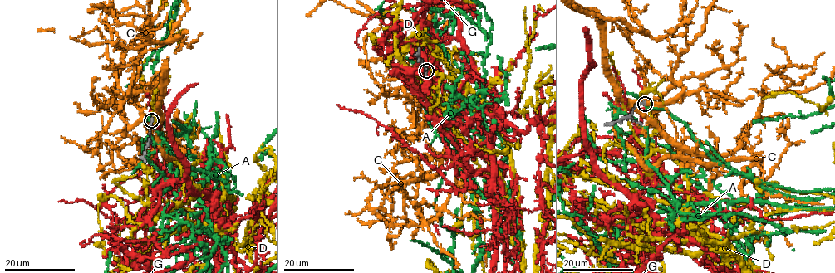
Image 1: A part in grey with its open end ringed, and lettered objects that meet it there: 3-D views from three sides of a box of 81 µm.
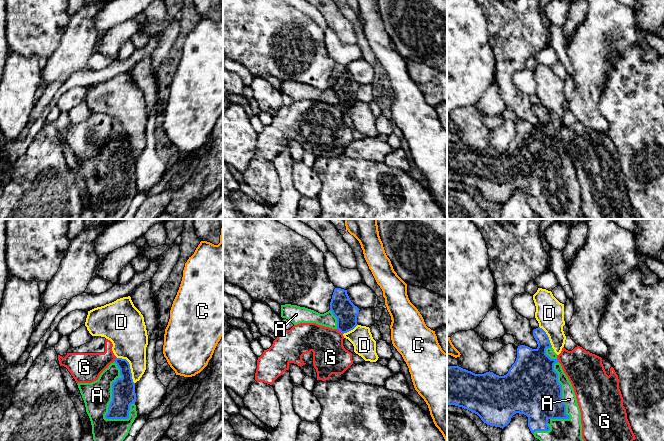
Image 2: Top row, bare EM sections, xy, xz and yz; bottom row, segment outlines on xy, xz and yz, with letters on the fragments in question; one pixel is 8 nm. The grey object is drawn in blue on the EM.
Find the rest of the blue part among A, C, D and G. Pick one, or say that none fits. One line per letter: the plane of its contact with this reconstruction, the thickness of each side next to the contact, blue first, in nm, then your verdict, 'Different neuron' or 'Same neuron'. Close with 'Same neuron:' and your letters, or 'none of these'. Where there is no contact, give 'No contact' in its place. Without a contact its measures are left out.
A: Touches blue in xy. Thickness 190 nm (blue) against 220 nm. Same neuron
C: No contact. Different neuron
D: Touches blue in xy. Thickness 190 nm (blue) against 300 nm. Different neuron
G: Touches blue in xz. Thickness 180 nm (blue) against 280 nm. Different neuron
Same neuron: A

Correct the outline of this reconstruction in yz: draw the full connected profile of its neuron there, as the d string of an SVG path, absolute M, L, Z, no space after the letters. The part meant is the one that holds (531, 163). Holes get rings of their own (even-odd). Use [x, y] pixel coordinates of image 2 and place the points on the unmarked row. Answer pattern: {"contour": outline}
{"contour": "M538 103L533 106L533 112L538 123L532 125L525 121L518 122L516 137L504 152L490 147L475 150L458 141L447 142L447 181L467 185L477 190L487 201L502 205L510 199L514 190L524 190L528 193L531 209L542 219L585 219L582 215L581 188L572 160L564 149L546 108Z"}

